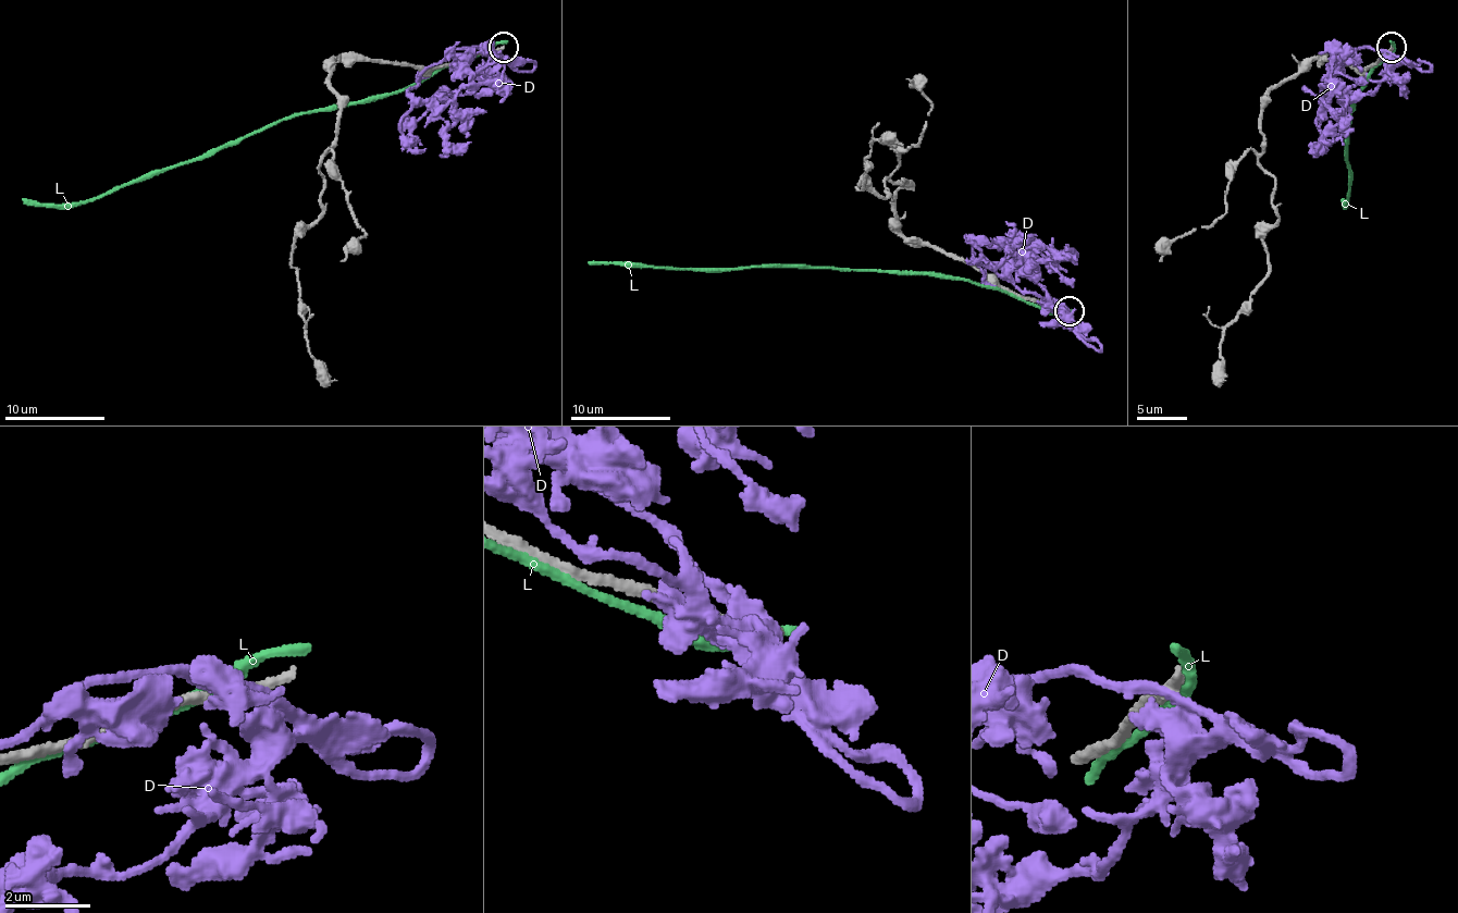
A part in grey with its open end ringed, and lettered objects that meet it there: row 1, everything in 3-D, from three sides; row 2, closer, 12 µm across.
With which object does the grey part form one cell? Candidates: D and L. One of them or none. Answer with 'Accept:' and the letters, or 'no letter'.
Accept: no letter

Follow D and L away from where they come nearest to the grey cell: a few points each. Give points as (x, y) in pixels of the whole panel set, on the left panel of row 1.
D: (495, 52), (468, 47), (462, 83), (443, 105), (420, 102), (400, 120)
L: (487, 50), (383, 95), (295, 112), (199, 158), (147, 173), (87, 200), (29, 206), (22, 198)

